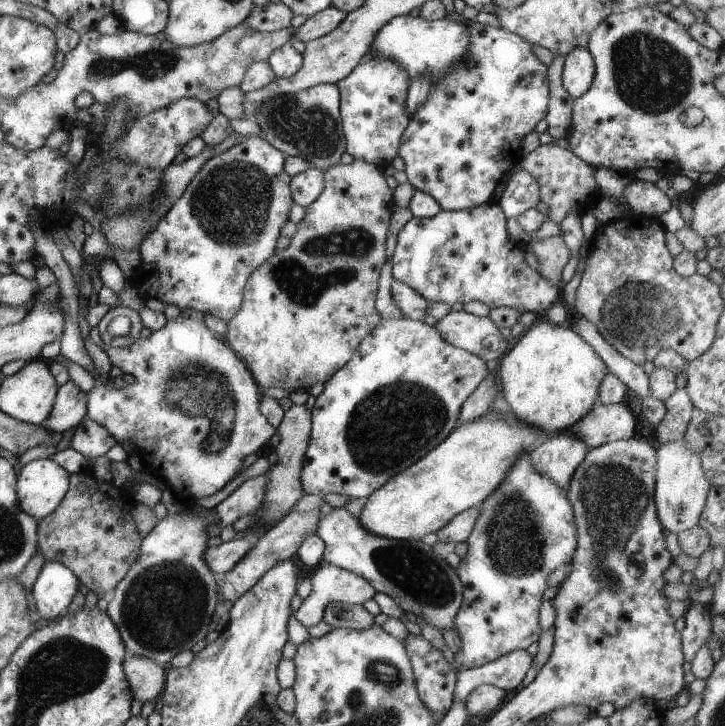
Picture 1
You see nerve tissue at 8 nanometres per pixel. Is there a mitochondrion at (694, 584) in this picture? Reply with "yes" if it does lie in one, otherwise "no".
no

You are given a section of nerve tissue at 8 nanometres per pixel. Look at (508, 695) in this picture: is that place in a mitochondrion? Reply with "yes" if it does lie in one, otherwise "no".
no

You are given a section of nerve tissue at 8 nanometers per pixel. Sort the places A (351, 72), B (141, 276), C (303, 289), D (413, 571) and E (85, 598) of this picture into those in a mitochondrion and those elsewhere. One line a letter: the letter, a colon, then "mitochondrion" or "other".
A: other
B: other
C: mitochondrion
D: mitochondrion
E: other

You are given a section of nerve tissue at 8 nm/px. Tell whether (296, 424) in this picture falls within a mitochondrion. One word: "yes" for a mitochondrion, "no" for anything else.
no

